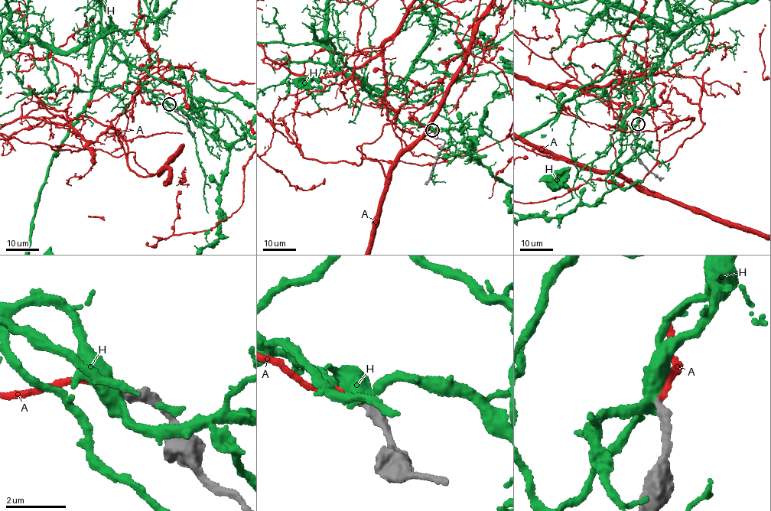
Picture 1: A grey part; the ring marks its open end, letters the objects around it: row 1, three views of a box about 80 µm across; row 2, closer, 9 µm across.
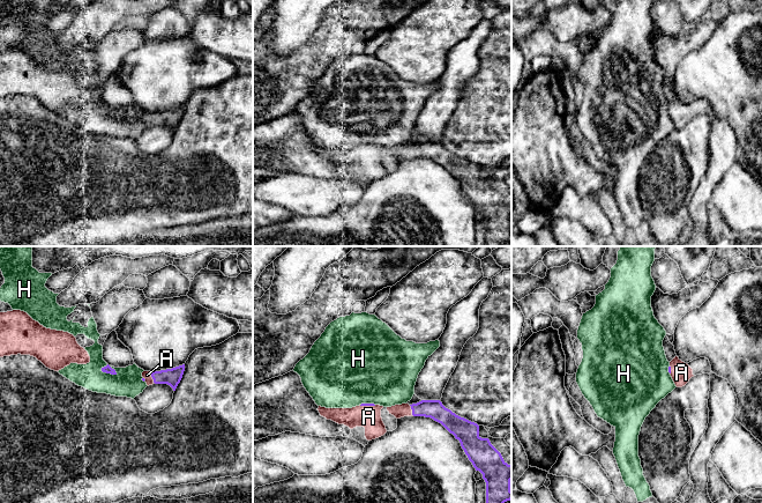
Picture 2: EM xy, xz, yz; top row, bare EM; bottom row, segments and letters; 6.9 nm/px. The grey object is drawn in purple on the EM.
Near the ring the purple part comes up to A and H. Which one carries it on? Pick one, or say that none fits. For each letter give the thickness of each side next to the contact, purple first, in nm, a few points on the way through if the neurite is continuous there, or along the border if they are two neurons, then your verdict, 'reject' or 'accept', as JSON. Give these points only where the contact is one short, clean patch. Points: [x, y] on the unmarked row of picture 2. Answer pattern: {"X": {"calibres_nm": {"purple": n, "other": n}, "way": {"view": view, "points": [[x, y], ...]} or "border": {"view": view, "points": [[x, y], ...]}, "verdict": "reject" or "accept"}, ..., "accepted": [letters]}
{"A": {"calibres_nm": {"purple": 120, "other": 60}, "verdict": "accept"}, "H": {"calibres_nm": {"purple": 60, "other": 200}, "border": {"view": "xy", "points": [[101, 109], [103, 112], [117, 115]]}, "verdict": "reject"}, "accepted": ["A"]}

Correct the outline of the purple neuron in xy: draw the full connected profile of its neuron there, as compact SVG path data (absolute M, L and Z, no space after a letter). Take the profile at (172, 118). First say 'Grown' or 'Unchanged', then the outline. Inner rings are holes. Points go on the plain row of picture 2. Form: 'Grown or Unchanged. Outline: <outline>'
Grown. Outline: M185 105L160 112L143 112L142 118L145 120L148 127L152 125L167 125L175 132L182 119L184 112Z

